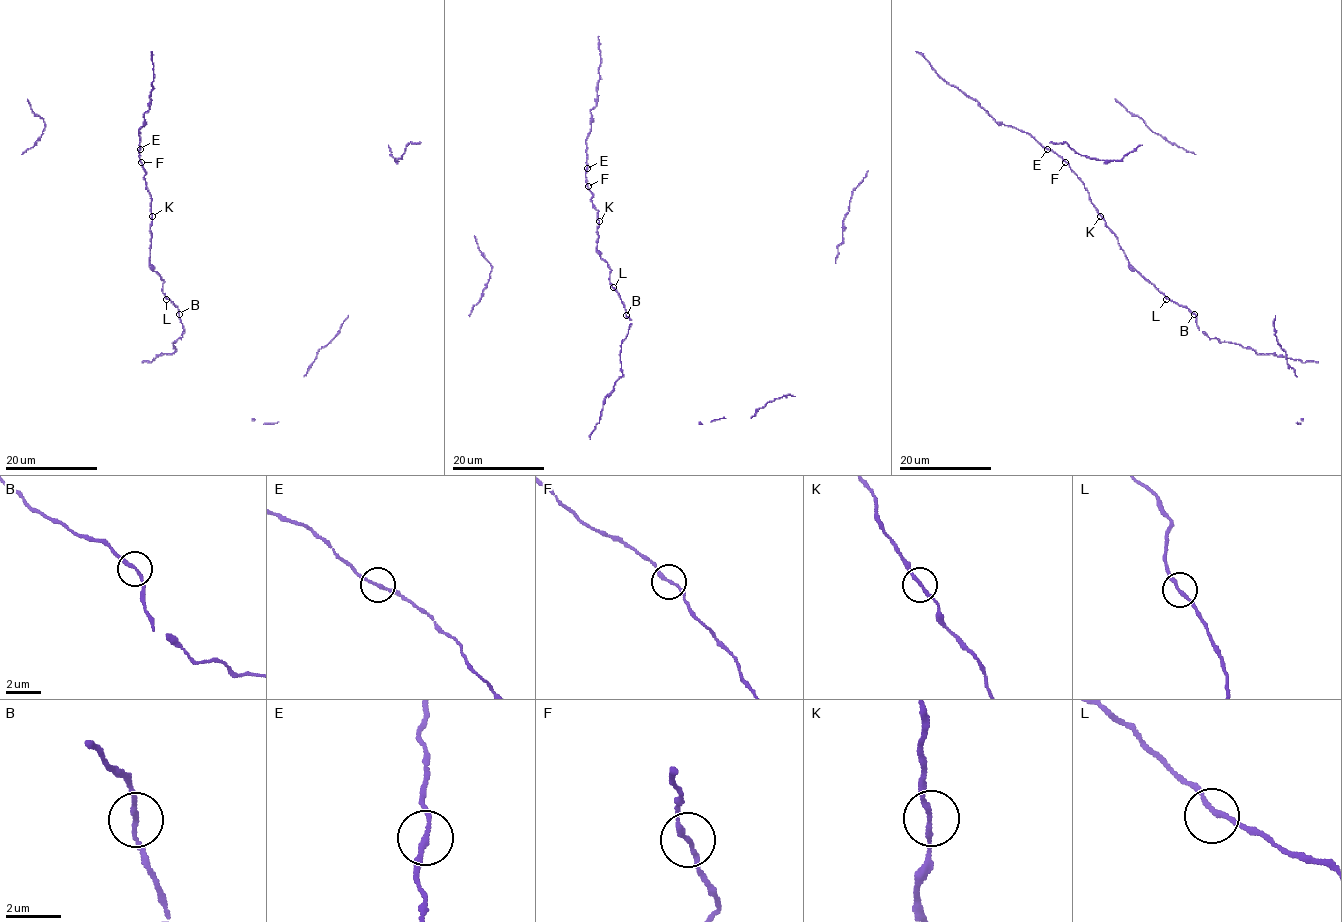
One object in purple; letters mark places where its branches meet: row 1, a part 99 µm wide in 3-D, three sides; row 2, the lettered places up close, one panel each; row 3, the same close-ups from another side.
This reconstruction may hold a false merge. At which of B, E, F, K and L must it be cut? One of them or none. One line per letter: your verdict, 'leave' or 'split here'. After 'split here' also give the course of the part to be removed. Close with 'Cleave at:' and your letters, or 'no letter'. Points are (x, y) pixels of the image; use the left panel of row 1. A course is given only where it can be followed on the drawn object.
B: leave
E: leave
F: leave
K: leave
L: leave
Cleave at: no letter

